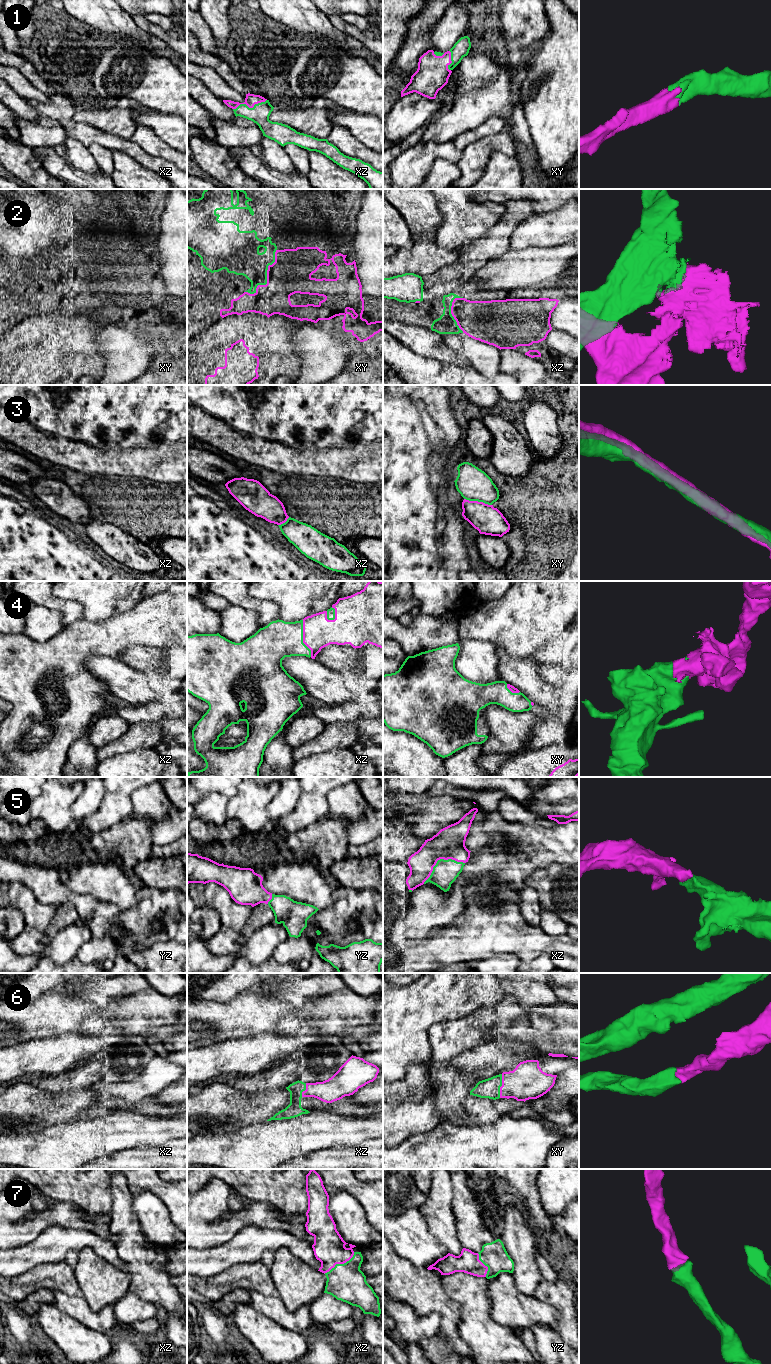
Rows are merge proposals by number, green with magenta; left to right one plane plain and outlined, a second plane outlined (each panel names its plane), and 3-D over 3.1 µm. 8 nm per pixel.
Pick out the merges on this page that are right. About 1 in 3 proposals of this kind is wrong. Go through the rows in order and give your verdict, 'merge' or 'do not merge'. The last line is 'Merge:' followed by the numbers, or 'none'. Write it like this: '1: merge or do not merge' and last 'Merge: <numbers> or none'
1: merge
2: do not merge
3: do not merge
4: merge
5: merge
6: merge
7: merge
Merge: 1, 4, 5, 6, 7

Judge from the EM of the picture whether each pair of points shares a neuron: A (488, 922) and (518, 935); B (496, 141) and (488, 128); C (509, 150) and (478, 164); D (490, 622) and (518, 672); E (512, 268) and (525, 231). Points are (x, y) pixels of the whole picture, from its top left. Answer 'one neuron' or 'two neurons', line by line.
A: one neuron
B: two neurons
C: one neuron
D: two neurons
E: two neurons

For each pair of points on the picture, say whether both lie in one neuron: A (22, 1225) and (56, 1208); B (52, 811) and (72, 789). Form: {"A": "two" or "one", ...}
{"A": "one", "B": "one"}

